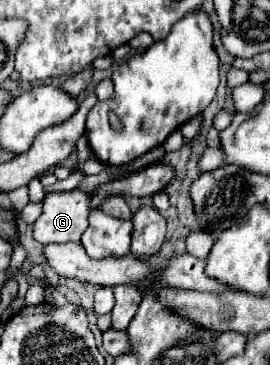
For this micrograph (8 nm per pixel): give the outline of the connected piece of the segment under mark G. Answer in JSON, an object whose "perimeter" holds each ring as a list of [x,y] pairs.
{"perimeter":[[[84,189],[48,193],[44,211],[34,223],[34,239],[48,243],[80,243],[88,225],[92,195]]]}

